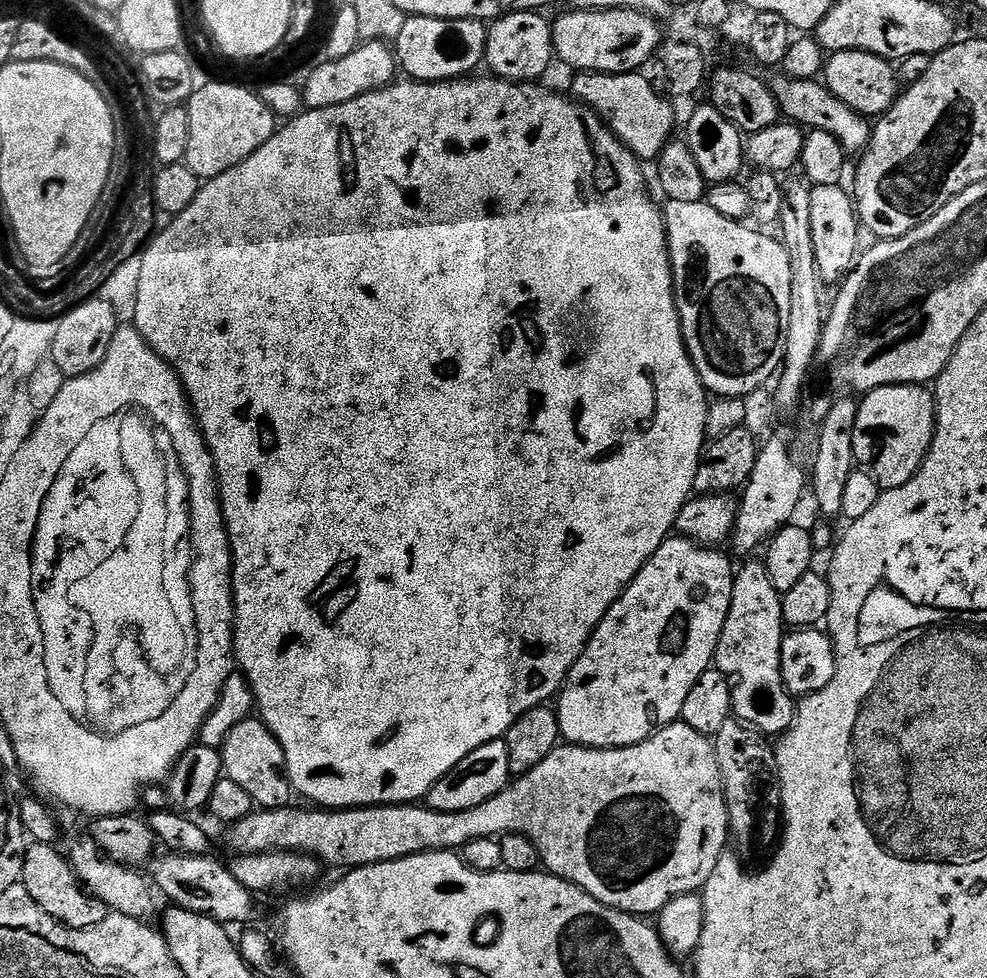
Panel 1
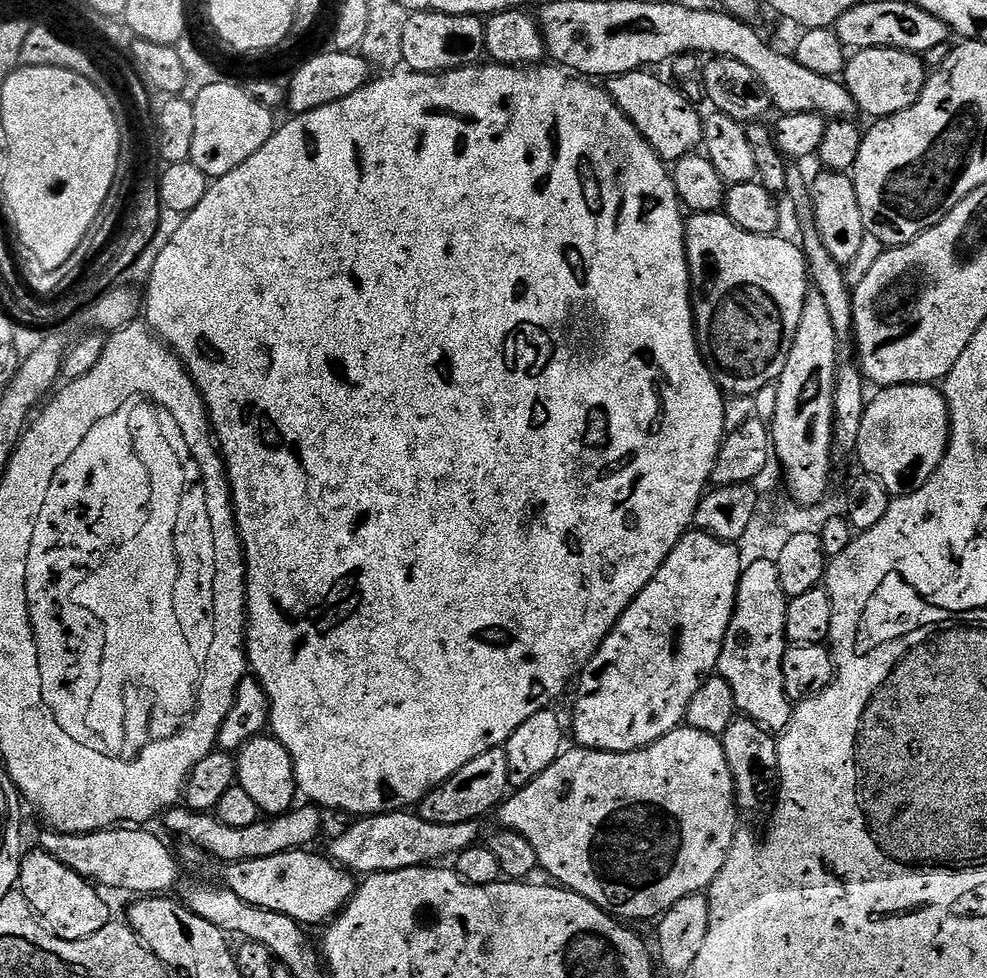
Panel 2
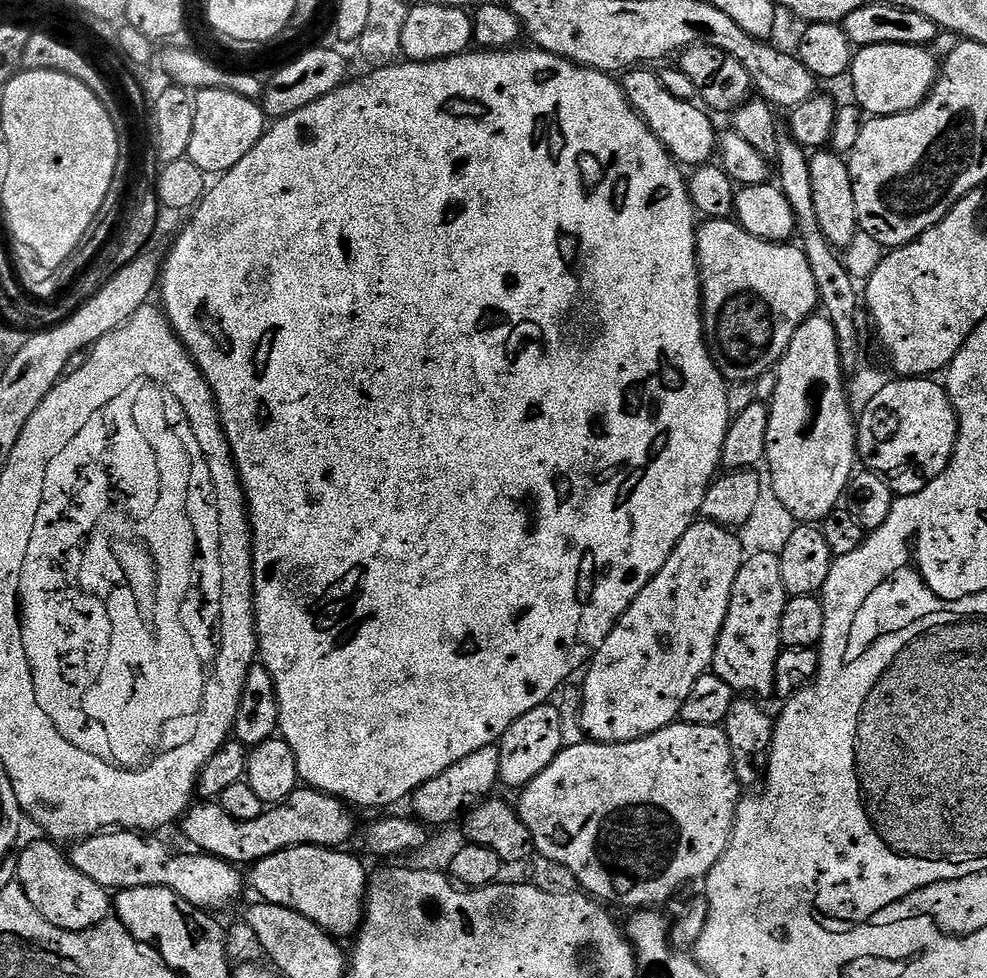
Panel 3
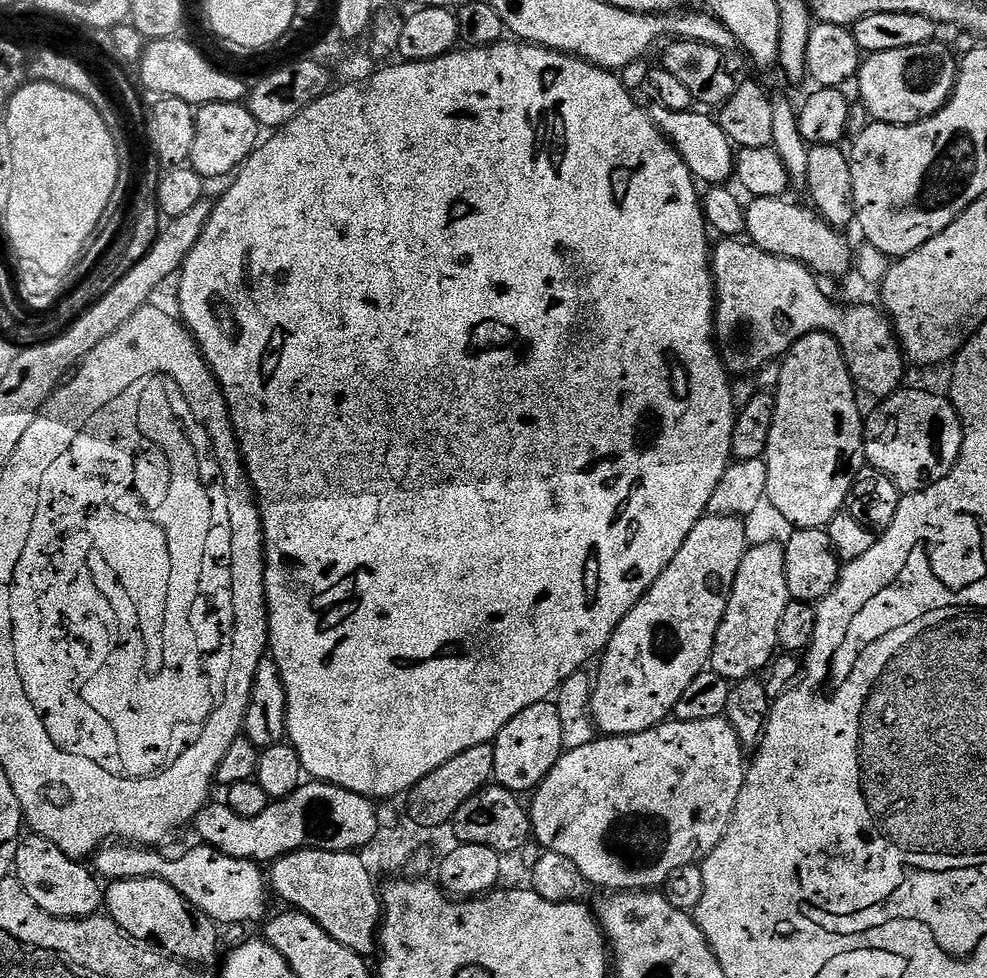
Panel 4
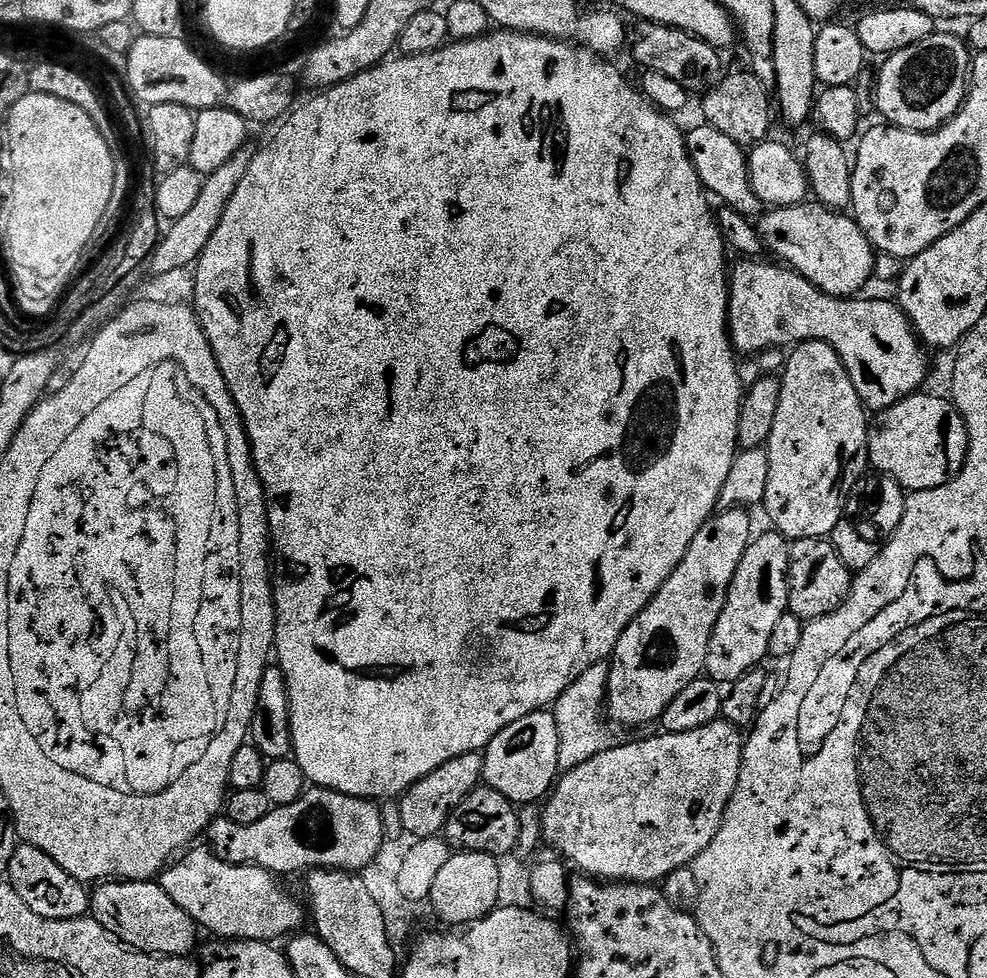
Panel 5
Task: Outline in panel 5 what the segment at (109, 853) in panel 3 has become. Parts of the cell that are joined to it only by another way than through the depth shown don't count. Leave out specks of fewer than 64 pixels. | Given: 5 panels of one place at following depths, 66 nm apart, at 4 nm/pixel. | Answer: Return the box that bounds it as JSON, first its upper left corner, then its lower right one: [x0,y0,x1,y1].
[162,847,306,942]

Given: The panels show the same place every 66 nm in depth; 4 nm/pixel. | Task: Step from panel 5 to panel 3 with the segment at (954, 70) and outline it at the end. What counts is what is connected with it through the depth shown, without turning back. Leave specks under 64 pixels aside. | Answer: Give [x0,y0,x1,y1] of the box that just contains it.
[850,44,938,116]

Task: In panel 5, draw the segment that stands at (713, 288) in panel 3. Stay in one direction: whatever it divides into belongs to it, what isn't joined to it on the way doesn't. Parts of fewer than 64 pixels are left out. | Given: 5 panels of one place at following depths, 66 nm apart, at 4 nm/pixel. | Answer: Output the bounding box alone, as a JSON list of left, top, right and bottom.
[728,260,929,414]

